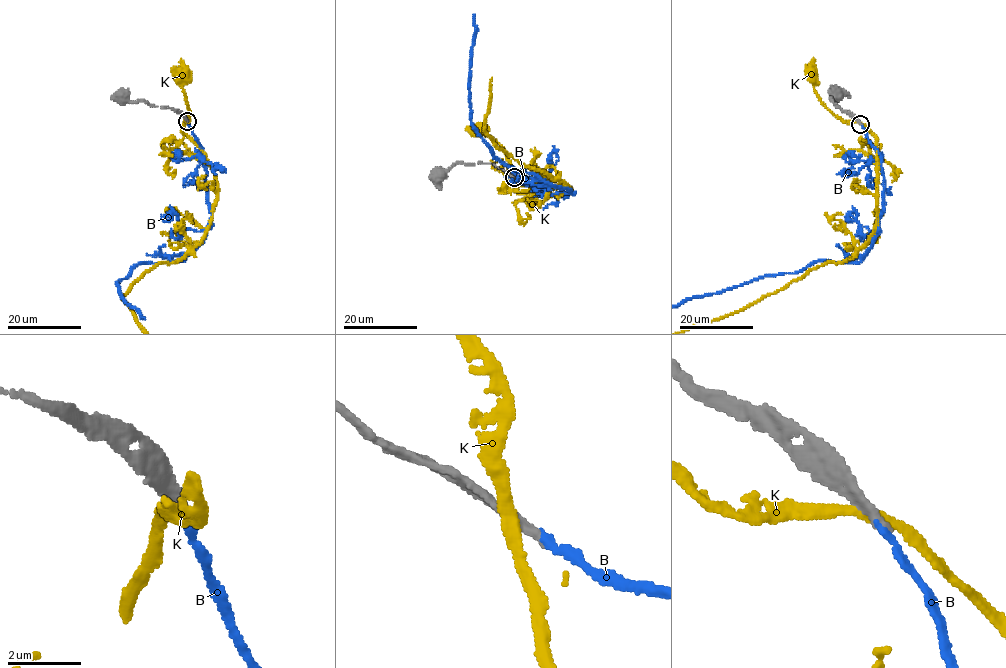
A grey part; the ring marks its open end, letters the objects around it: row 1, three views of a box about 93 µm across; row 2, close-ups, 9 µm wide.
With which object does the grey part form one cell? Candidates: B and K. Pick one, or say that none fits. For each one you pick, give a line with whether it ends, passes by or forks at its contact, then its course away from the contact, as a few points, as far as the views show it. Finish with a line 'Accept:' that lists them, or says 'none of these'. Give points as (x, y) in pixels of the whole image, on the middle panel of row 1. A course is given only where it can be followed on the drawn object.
B: it ends there
Accept: B

